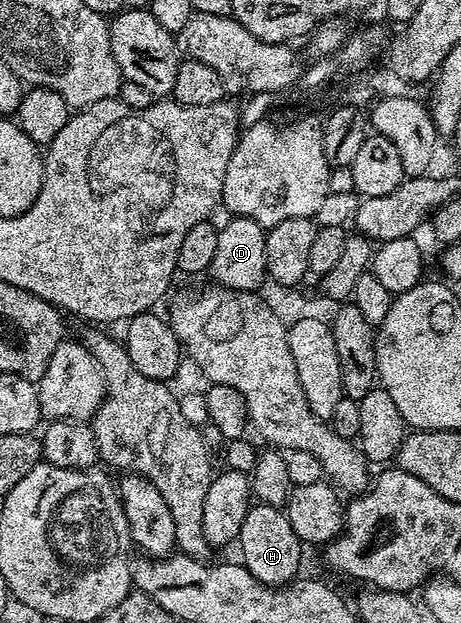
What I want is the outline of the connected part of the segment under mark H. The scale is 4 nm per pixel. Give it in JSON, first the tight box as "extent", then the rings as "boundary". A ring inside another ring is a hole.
{"extent":[236,502,304,587],"boundary":[[[255,502],[244,517],[244,525],[240,525],[236,547],[242,550],[242,566],[248,569],[248,573],[252,573],[252,577],[256,577],[256,581],[264,585],[280,587],[299,574],[298,562],[302,559],[304,544],[296,537],[285,510],[281,507]]]}

